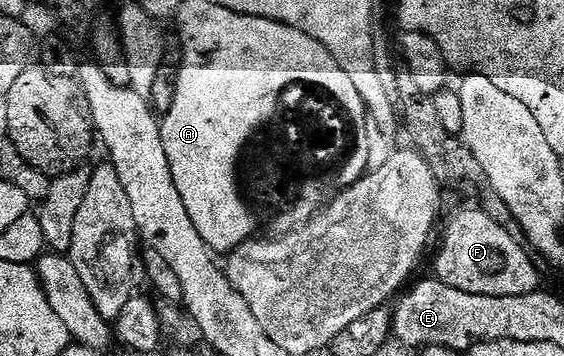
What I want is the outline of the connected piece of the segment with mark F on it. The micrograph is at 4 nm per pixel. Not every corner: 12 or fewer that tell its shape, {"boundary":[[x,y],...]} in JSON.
{"boundary":[[480,207],[454,214],[435,280],[537,292],[533,254]]}

